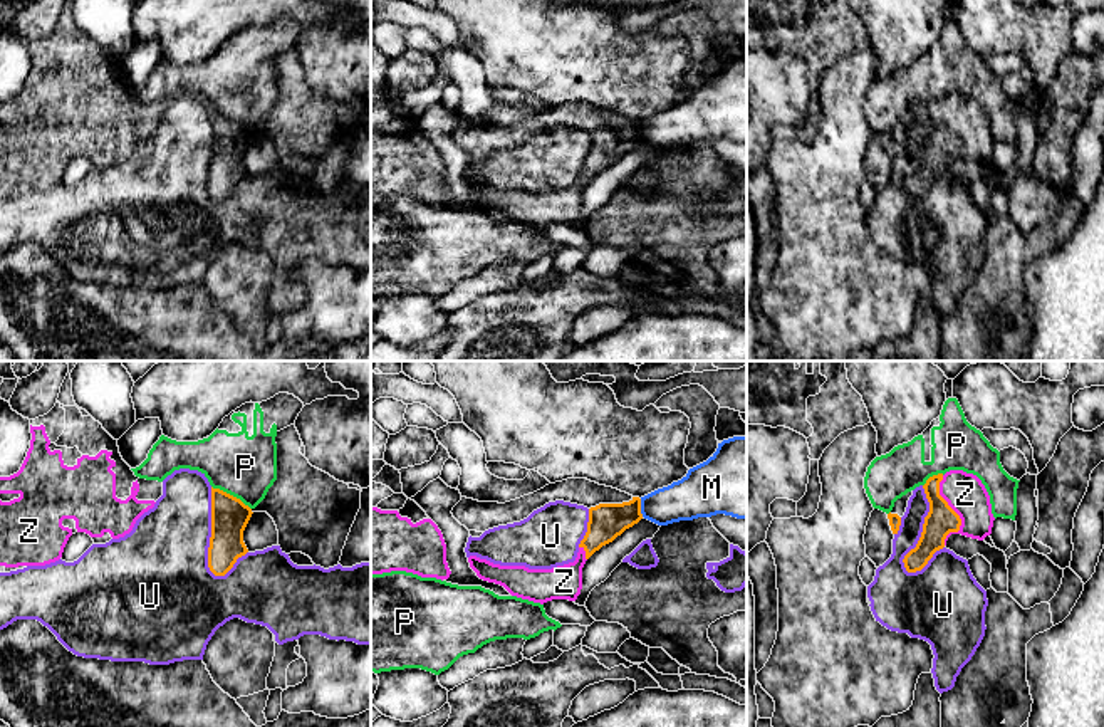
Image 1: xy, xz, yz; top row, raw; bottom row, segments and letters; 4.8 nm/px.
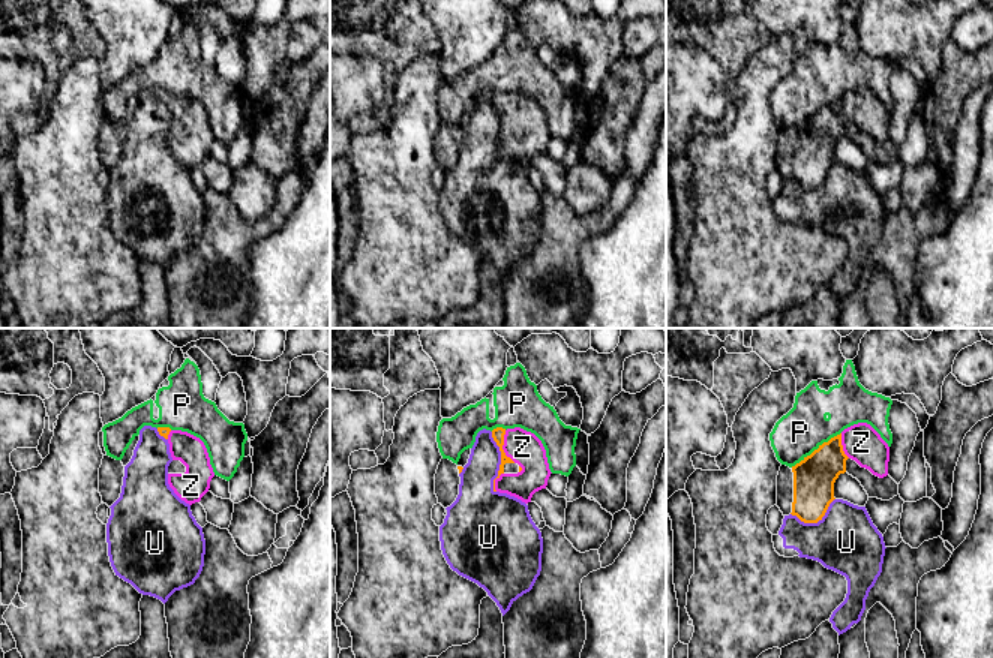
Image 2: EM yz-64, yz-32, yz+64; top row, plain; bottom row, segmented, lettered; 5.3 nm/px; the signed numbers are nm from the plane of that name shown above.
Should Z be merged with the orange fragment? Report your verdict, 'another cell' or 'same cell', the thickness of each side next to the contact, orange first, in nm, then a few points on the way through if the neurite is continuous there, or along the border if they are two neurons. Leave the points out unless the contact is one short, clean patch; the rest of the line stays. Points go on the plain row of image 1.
same cell; 150 nm thick on the orange side, 190 nm on the other; runs through yz (942, 143), (955, 136), (958, 125), (965, 118)

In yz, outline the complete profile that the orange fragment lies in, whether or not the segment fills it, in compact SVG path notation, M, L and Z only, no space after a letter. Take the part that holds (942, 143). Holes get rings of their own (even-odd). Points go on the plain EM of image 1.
M963 94L938 97L923 109L930 126L923 156L903 186L908 196L921 195L933 178L946 170L951 158L983 165L992 158L990 119L982 104Z

